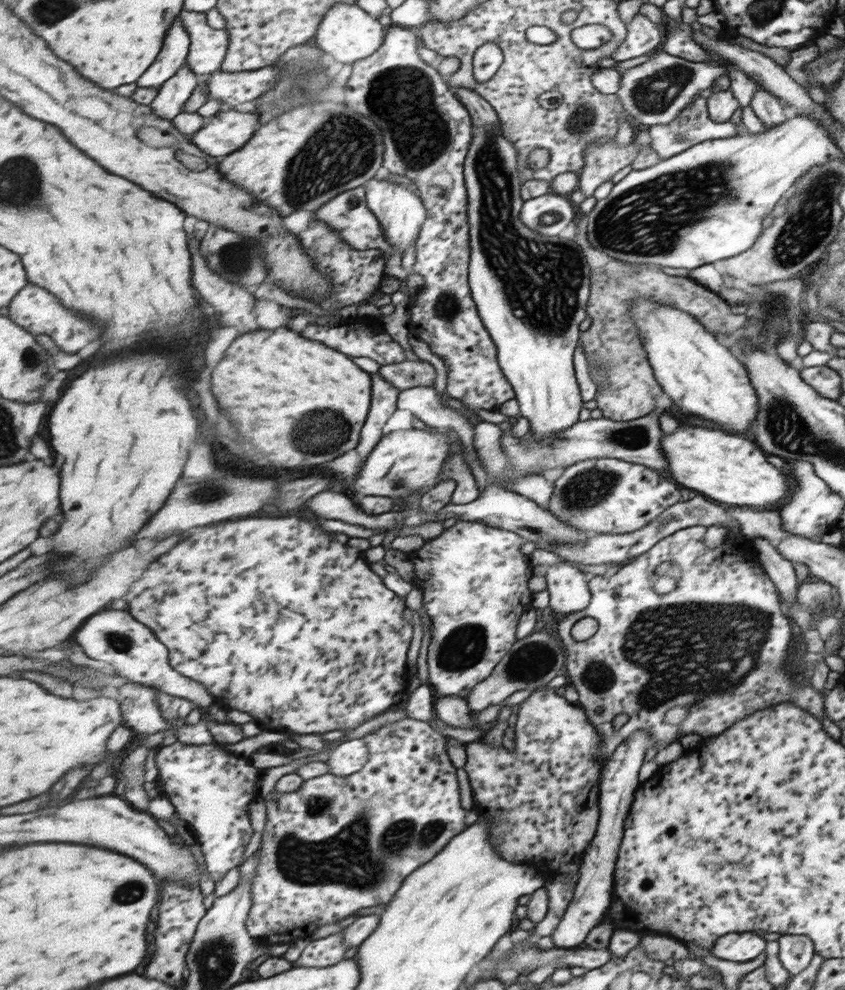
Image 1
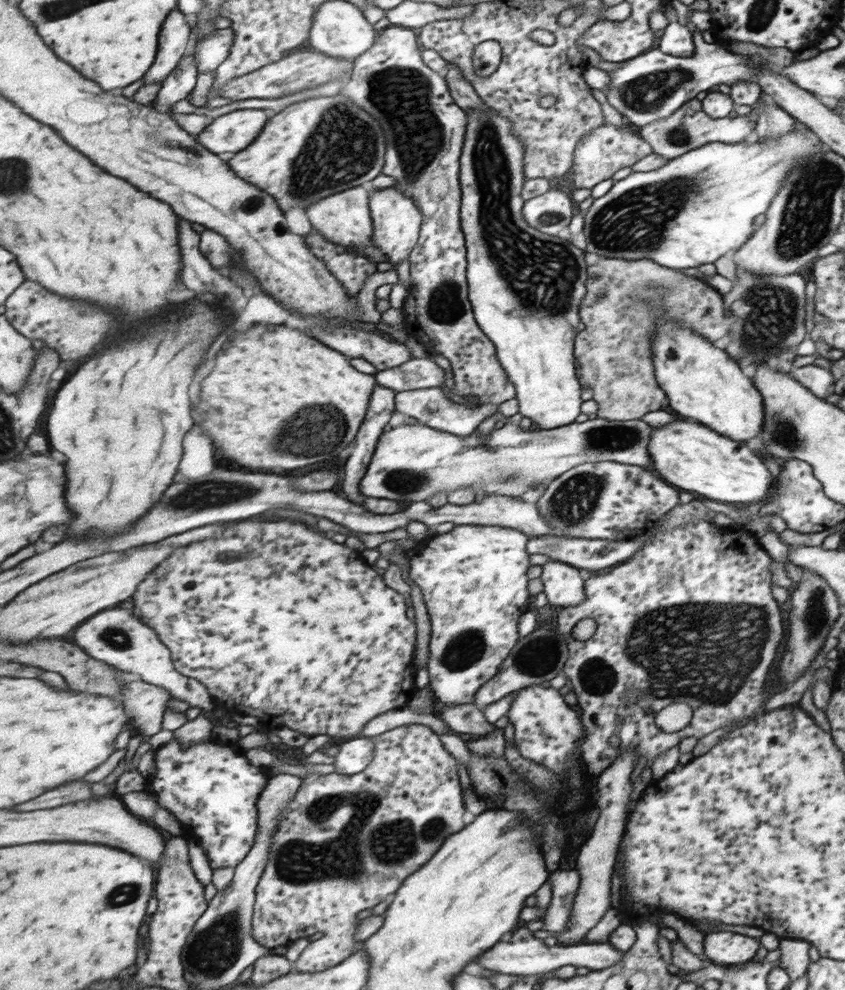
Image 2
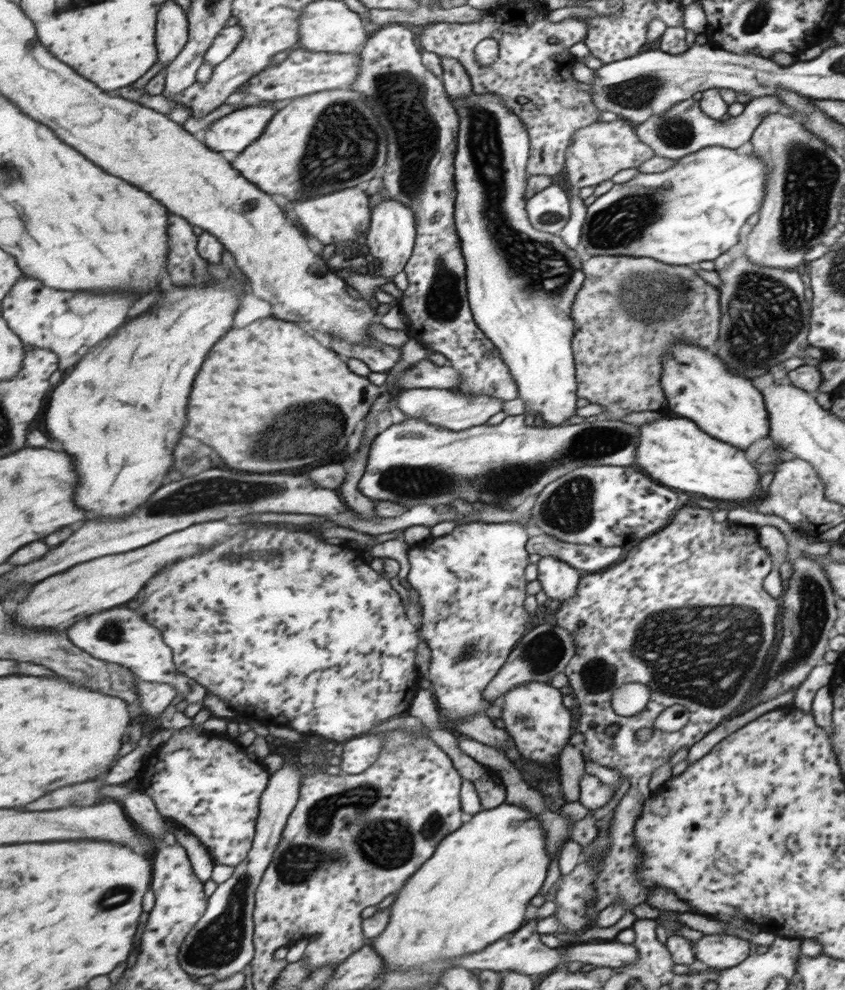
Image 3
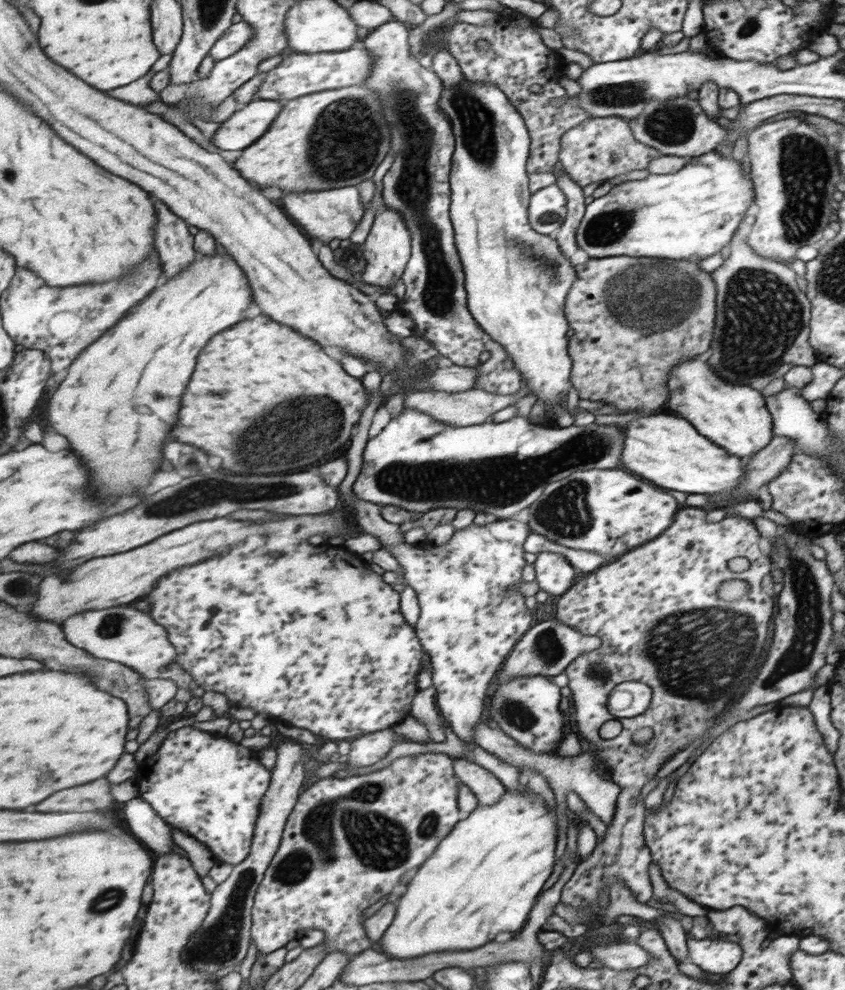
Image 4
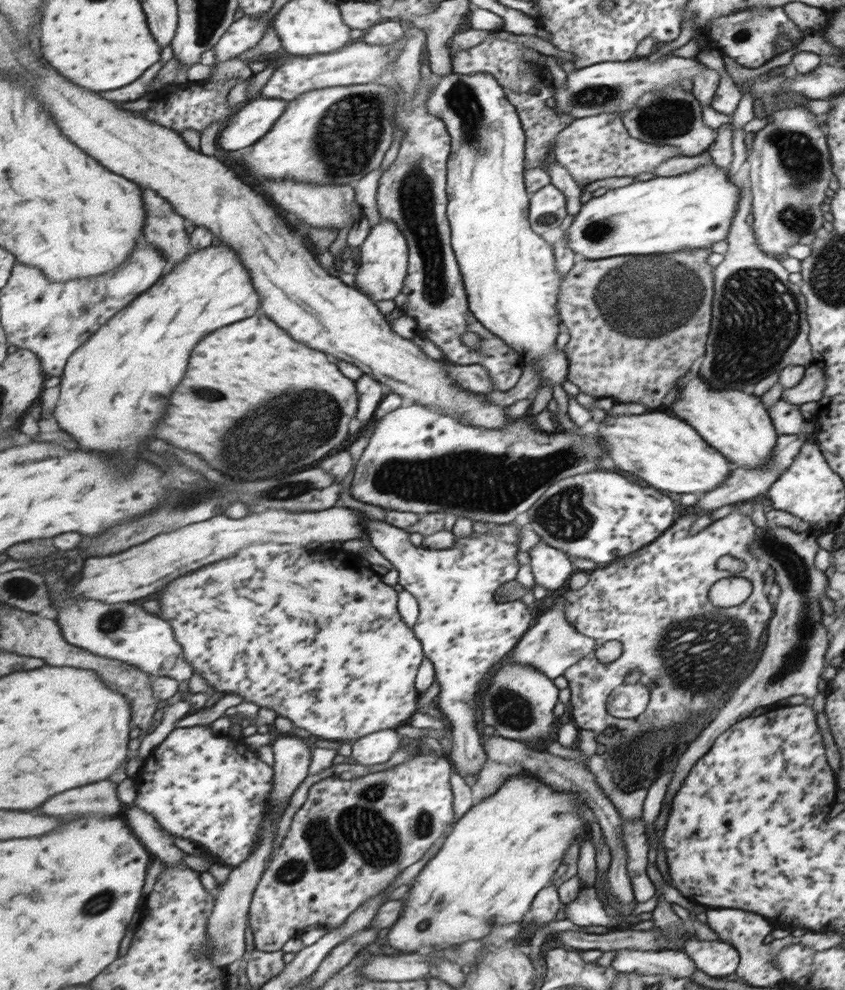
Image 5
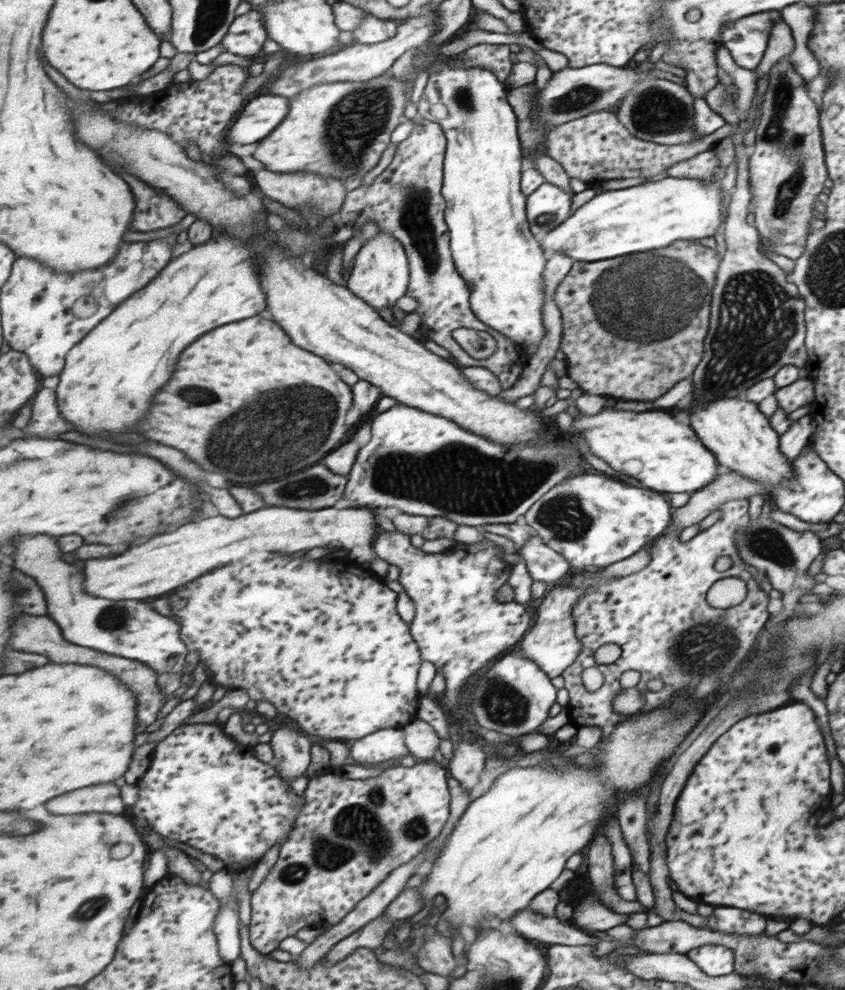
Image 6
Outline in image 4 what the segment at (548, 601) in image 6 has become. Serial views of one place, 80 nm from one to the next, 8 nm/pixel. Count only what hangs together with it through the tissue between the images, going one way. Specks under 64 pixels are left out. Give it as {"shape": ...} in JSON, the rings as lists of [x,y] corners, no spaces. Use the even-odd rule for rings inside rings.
{"shape":[[[557,617],[554,620],[541,621],[526,632],[515,650],[511,652],[511,656],[508,656],[503,672],[500,672],[500,680],[497,680],[497,686],[515,677],[543,675],[552,678],[559,676],[566,672],[566,668],[577,657],[586,652],[595,651],[601,645],[602,641],[599,638],[591,638],[569,625],[564,625]]]}

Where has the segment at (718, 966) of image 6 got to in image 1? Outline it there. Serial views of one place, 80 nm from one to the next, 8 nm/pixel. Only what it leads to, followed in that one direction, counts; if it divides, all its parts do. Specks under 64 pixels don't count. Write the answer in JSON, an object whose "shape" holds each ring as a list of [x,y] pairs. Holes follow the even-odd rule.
{"shape":[[[729,932],[719,936],[710,952],[719,959],[747,962],[764,952],[765,946],[765,940],[752,932]]]}

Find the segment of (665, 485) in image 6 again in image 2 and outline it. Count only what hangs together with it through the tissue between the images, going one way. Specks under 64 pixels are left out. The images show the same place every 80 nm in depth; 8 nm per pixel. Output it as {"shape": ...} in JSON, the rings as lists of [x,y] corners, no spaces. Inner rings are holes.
{"shape":[[[672,420],[661,428],[654,428],[648,450],[655,472],[694,497],[721,503],[737,502],[751,508],[751,502],[761,502],[763,494],[771,494],[771,476],[759,458],[749,452],[745,442],[723,437],[696,421]]]}

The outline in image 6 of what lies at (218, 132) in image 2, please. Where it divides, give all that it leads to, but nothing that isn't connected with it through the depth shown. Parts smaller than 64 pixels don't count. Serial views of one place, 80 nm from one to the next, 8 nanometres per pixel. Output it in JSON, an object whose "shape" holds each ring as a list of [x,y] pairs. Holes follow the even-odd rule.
{"shape":[[[284,94],[259,95],[247,102],[228,132],[226,148],[232,144],[255,144],[271,134],[290,114],[290,99]]]}

